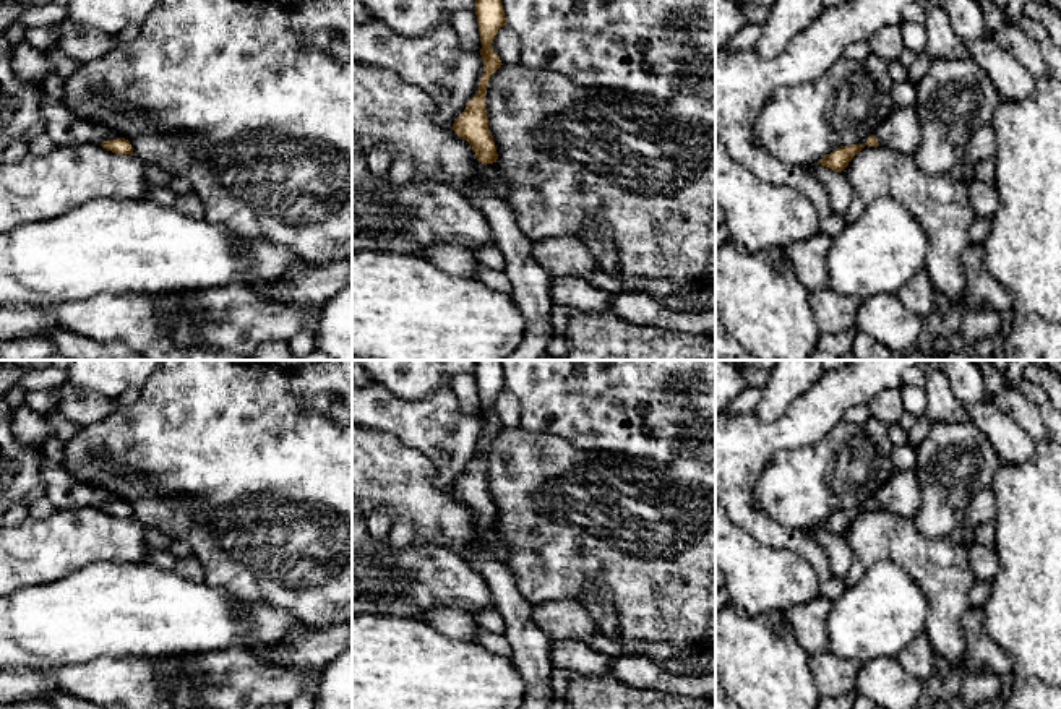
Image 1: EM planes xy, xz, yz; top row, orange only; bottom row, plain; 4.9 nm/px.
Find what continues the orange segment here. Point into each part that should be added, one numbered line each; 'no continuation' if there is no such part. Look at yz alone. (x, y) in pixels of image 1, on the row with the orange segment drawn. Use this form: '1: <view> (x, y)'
1: yz (901, 132)

